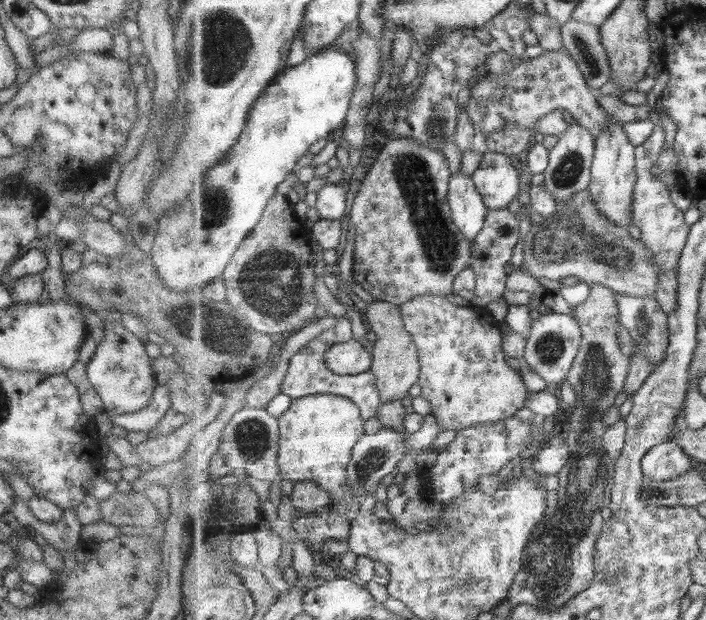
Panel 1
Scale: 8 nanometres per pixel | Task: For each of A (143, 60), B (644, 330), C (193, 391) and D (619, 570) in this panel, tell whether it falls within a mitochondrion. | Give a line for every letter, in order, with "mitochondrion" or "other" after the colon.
A: other
B: mitochondrion
C: other
D: mitochondrion

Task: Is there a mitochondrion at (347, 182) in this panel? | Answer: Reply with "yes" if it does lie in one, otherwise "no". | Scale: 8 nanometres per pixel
no

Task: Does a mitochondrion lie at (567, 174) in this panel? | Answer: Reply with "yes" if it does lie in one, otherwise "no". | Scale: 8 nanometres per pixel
yes

